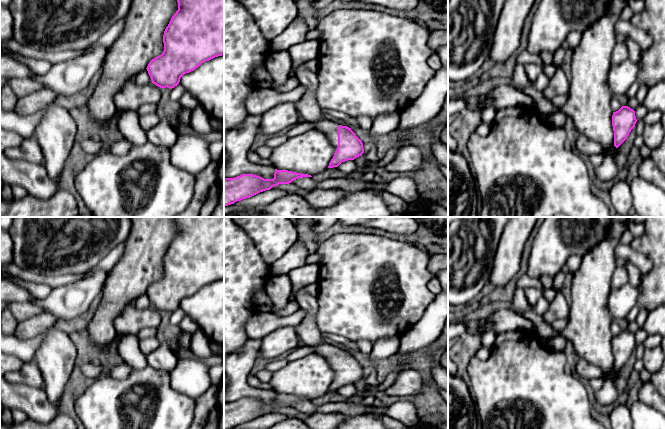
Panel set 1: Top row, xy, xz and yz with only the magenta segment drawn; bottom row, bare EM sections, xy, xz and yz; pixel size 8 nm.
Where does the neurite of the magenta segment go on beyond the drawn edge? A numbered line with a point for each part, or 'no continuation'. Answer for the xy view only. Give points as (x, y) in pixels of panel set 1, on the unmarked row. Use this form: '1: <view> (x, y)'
no continuation

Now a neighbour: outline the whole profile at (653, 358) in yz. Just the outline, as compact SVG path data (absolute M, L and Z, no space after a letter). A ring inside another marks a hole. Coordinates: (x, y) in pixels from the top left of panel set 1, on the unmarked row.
M659 346L652 349L645 349L642 361L644 368L653 374L660 370L664 359L664 351Z

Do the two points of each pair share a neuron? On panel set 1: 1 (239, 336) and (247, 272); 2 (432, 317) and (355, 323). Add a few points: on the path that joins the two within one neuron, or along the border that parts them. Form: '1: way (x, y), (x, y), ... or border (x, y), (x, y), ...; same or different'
1: way (238, 320), (238, 288); same
2: border (434, 298), (423, 315), (403, 333); different

